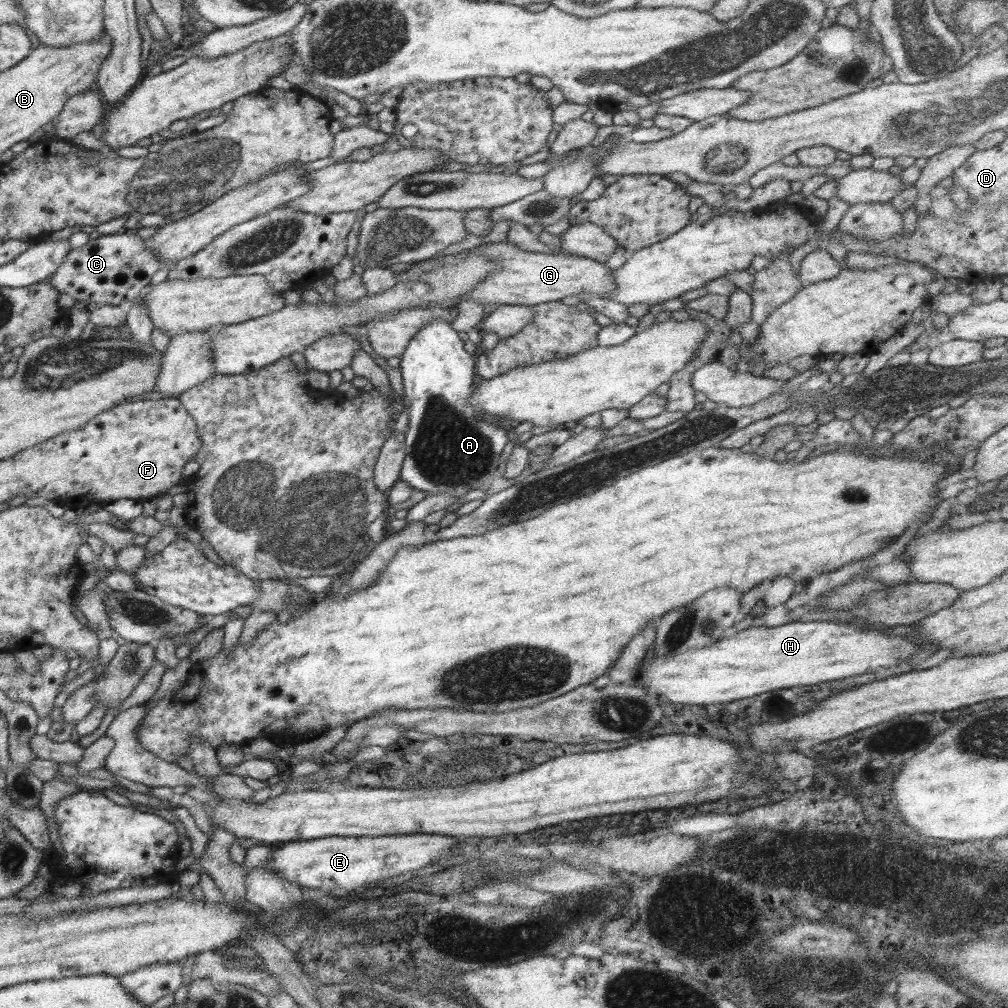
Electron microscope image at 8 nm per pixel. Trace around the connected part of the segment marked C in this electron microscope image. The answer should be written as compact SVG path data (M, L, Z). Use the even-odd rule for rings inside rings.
M120 231L96 239L89 238L81 247L71 249L66 260L46 282L60 294L70 294L75 300L118 306L127 300L138 300L152 284L150 280L159 268L159 258L145 245L145 239L134 232Z

